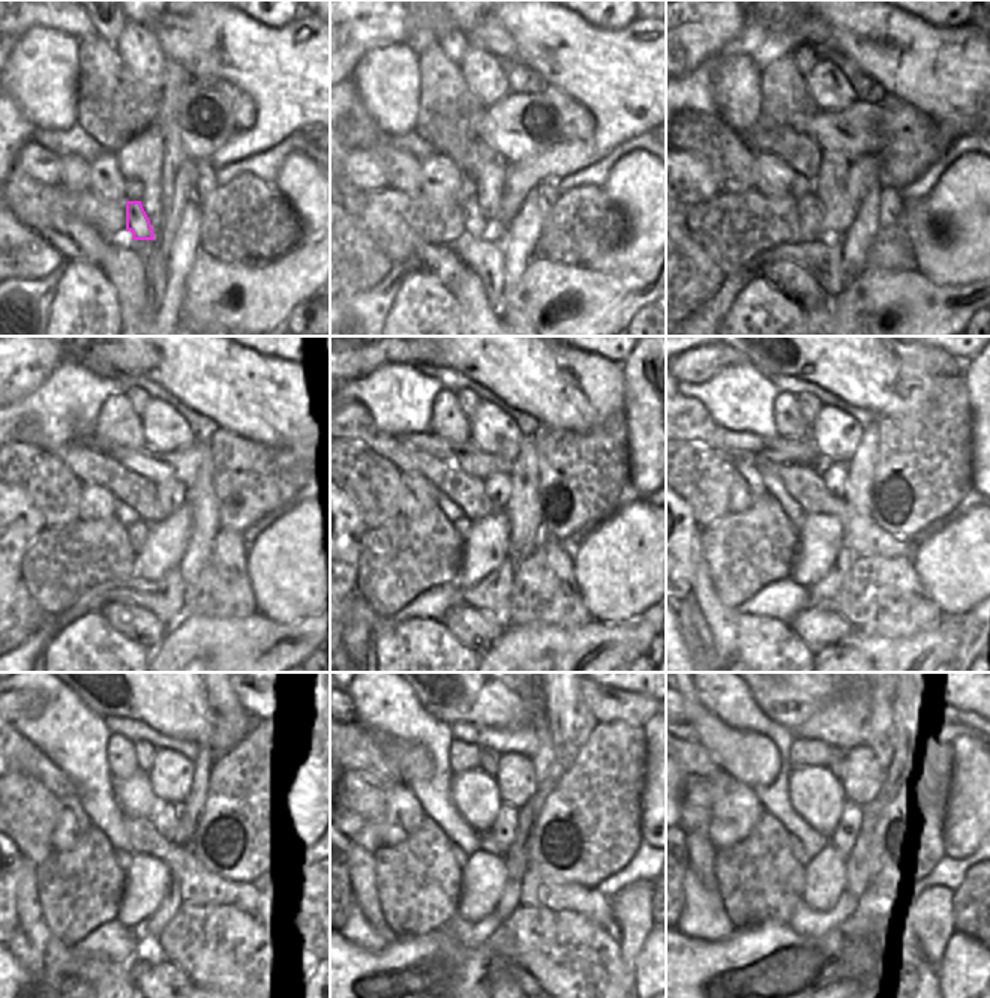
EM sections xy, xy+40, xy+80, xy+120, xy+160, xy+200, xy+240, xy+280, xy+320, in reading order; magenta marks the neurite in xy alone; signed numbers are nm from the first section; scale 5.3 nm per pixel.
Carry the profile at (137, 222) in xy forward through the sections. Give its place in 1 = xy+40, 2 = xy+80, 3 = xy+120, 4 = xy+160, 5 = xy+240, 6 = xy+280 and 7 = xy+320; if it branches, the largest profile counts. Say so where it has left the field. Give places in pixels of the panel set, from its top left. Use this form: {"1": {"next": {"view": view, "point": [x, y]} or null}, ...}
{"1": {"next": {"view": "xy+40", "point": [473, 218]}}, "2": {"next": {"view": "xy+80", "point": [809, 207]}}, "3": {"next": {"view": "xy+120", "point": [137, 533]}}, "4": {"next": {"view": "xy+160", "point": [462, 526]}}, "5": {"next": {"view": "xy+240", "point": [123, 859]}}, "6": {"next": {"view": "xy+280", "point": [461, 857]}}, "7": {"next": {"view": "xy+320", "point": [794, 848]}}}

